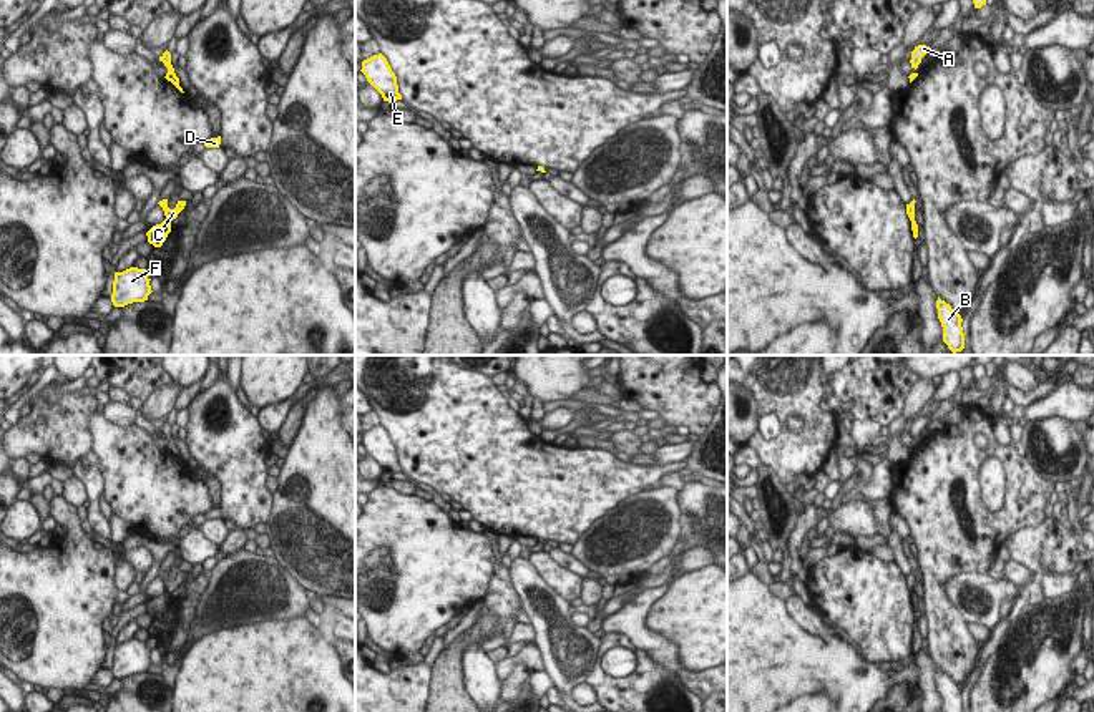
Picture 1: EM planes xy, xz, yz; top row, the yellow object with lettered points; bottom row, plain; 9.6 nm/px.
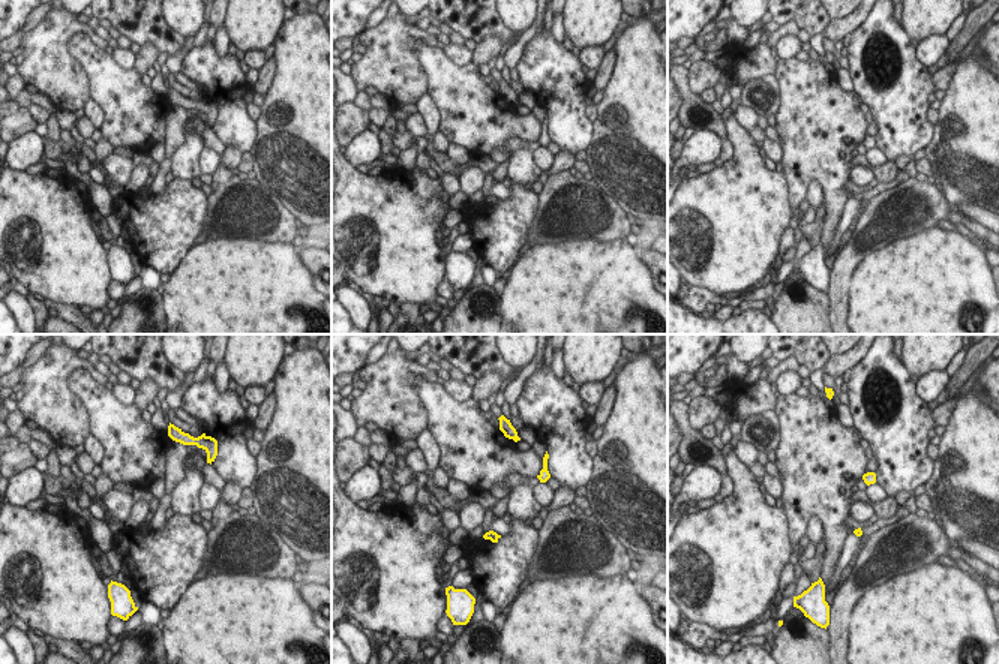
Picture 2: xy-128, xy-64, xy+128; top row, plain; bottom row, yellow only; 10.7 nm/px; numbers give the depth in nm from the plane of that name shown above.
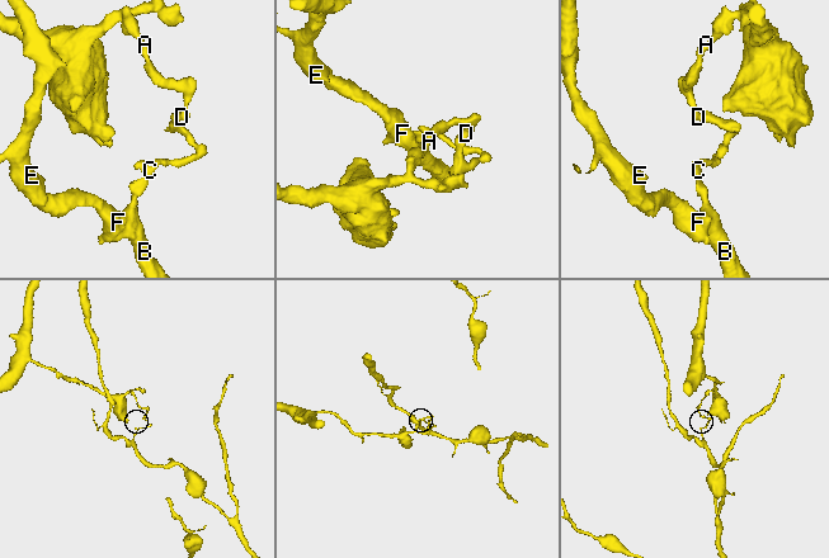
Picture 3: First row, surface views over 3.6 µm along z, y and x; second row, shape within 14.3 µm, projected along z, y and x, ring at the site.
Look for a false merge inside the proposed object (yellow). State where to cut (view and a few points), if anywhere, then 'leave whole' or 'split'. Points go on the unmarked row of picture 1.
xy (165, 591), (170, 594) | split

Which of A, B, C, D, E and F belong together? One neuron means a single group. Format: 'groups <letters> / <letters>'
groups A C D / B E F

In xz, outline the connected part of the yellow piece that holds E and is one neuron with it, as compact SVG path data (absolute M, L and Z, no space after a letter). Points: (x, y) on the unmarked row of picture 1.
M382 425L364 432L360 443L365 446L367 453L382 466L383 473L393 475L402 471L397 448Z

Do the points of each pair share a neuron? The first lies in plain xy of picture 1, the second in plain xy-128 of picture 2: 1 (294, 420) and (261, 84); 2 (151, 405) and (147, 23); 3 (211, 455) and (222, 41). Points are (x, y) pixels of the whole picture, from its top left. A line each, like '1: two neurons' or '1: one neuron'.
1: one neuron
2: two neurons
3: two neurons

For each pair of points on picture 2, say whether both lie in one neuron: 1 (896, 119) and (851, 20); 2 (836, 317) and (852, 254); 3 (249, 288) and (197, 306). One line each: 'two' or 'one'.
1: two
2: one
3: one

